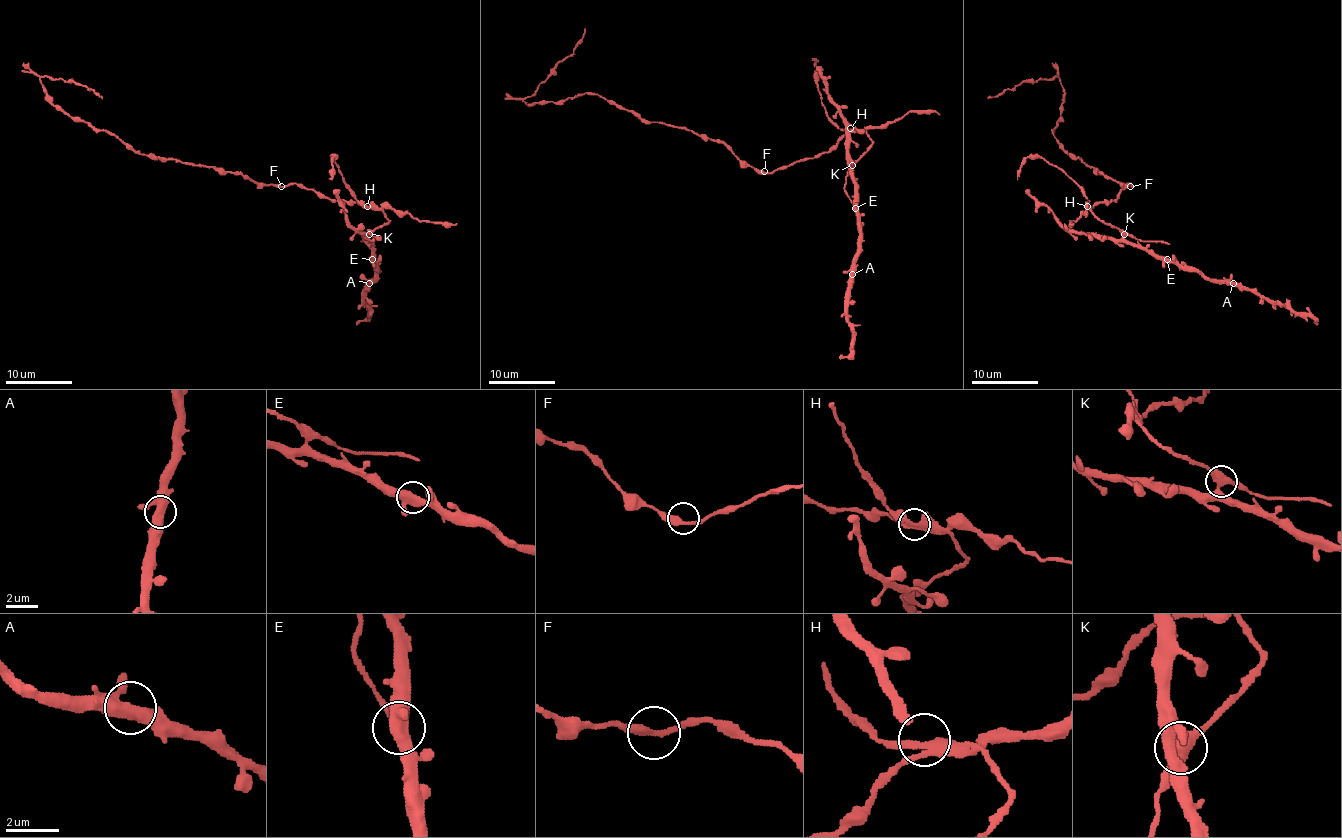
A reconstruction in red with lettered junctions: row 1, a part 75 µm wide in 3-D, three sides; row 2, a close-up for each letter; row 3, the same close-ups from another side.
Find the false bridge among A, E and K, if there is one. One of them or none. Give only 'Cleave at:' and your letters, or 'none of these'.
Cleave at: K

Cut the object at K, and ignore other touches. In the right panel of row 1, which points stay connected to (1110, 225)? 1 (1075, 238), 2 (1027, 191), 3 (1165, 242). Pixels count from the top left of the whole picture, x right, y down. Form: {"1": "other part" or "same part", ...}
{"1": "other part", "2": "other part", "3": "same part"}

